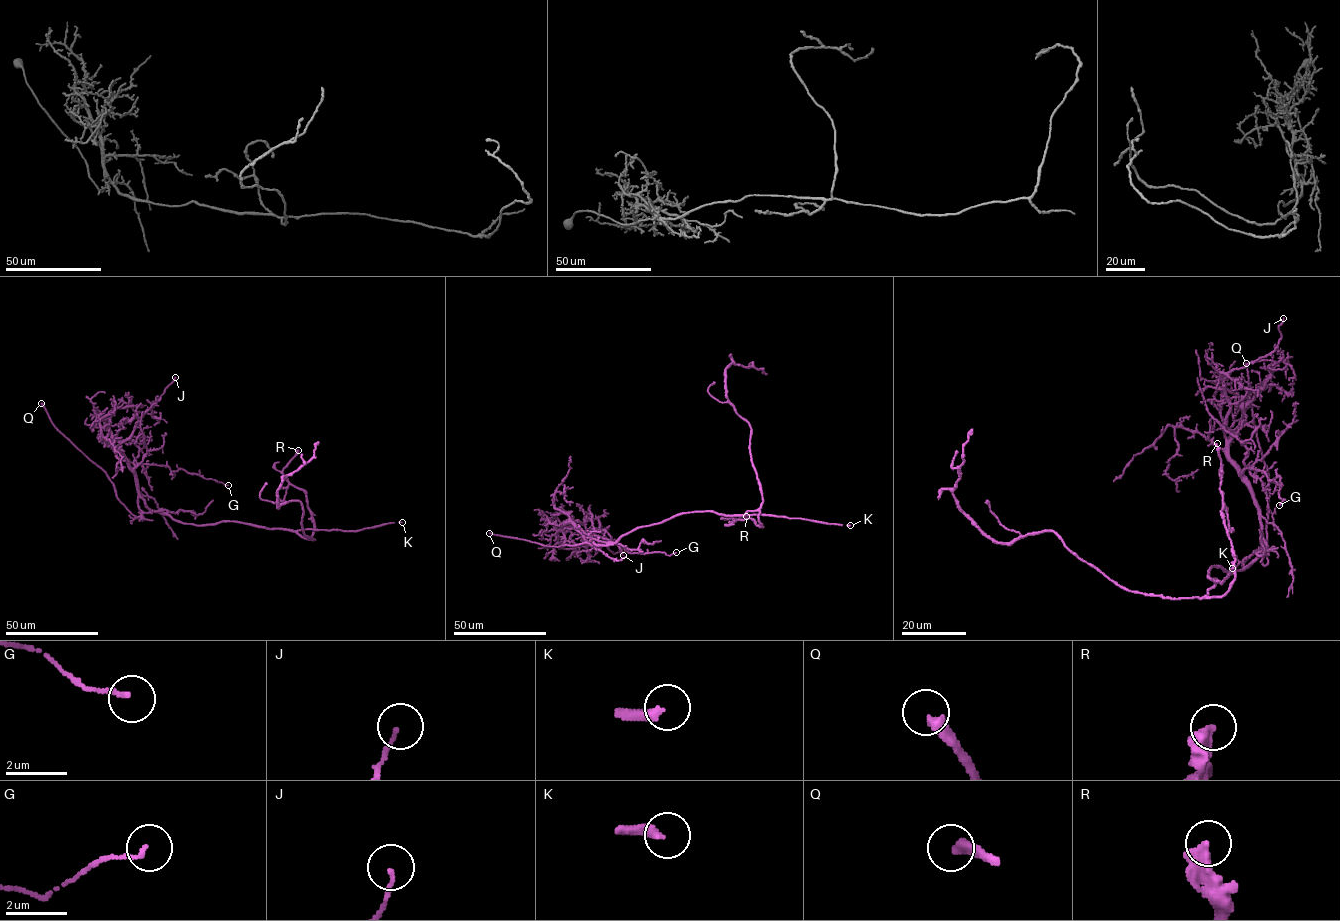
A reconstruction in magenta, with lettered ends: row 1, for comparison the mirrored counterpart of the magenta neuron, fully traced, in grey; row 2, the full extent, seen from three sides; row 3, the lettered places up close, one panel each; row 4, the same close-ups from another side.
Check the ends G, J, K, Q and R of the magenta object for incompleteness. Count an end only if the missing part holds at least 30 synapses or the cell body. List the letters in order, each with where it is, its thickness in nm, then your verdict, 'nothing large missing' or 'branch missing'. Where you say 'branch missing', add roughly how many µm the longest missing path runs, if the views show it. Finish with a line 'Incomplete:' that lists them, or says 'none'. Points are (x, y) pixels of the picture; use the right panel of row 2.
G: at (1279, 505); 130 nm thick; nothing large missing
J: at (1283, 318); 120 nm thick; nothing large missing
K: at (1232, 568); 300 nm thick; branch missing; about 200 µm are missing
Q: at (1246, 363); 380 nm thick; branch missing; about 6 µm are missing
R: at (1217, 443); 480 nm thick; nothing large missing
Incomplete: K, Q

